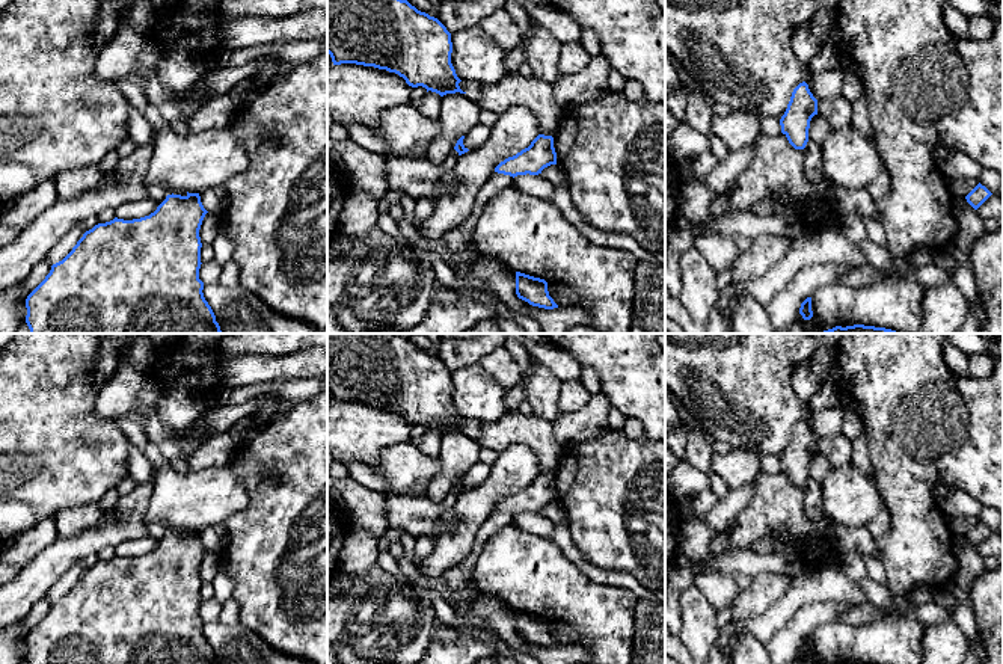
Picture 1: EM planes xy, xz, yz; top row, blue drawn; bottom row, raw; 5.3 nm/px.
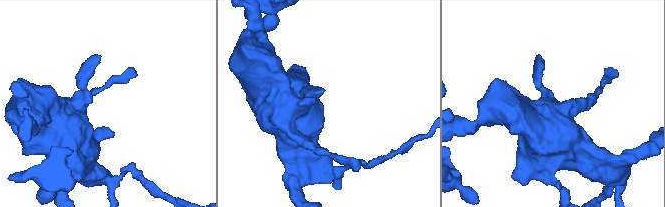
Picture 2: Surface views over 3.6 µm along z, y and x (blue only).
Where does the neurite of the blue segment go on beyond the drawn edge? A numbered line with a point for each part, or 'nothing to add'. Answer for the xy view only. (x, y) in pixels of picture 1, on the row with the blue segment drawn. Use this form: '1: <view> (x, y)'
nothing to add

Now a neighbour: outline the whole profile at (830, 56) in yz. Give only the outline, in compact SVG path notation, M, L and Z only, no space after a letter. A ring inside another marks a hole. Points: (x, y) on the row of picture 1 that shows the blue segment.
M822 44L816 56L805 63L813 72L822 72L825 69L839 69L843 66L843 54L840 47L833 44Z

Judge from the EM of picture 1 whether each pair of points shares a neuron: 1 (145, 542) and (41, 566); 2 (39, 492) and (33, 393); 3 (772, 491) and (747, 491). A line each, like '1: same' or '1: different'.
1: different
2: same
3: different

